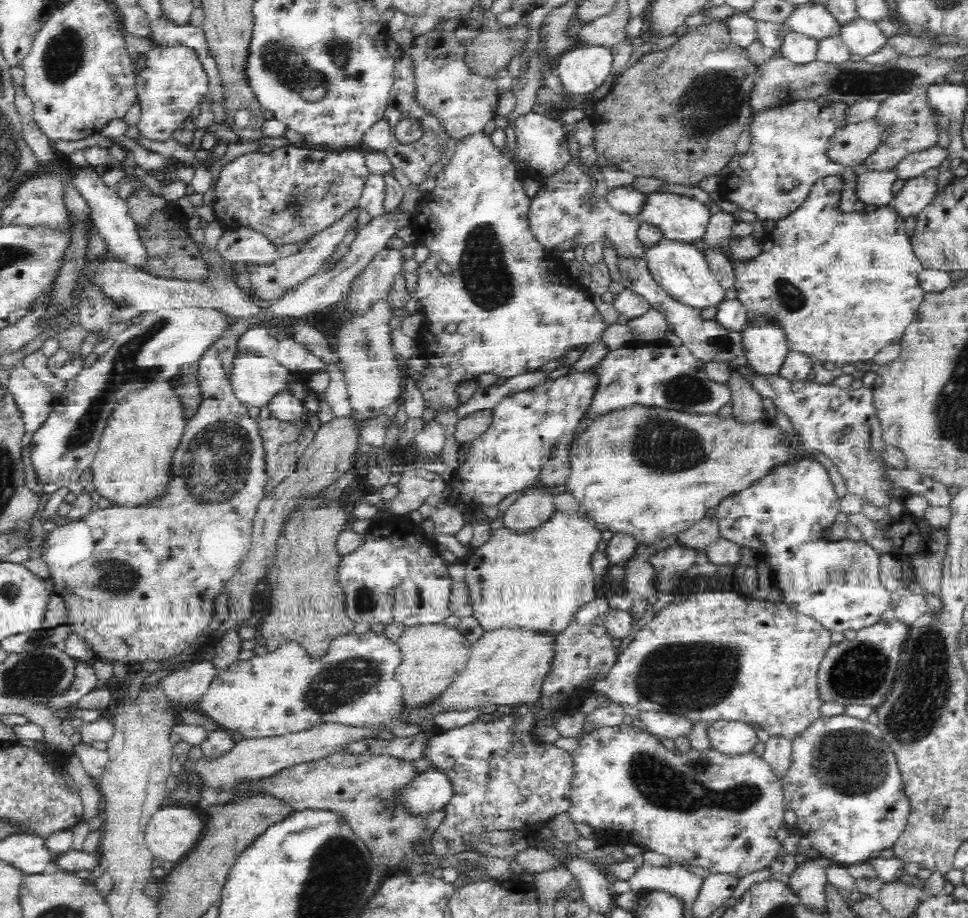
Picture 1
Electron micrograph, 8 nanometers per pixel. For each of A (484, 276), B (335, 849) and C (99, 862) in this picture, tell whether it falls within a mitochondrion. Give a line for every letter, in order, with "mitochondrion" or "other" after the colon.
A: mitochondrion
B: mitochondrion
C: other

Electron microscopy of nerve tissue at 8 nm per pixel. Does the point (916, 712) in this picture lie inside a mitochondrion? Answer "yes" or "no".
yes

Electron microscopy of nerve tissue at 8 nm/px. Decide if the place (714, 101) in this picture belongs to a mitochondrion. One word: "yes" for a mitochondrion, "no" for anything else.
yes

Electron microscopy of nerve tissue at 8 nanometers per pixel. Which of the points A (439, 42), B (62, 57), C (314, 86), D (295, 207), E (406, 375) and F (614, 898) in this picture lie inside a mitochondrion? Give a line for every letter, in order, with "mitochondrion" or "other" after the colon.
A: other
B: mitochondrion
C: mitochondrion
D: mitochondrion
E: other
F: other

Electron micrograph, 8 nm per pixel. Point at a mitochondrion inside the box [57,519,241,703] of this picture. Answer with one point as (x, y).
(114, 577)

